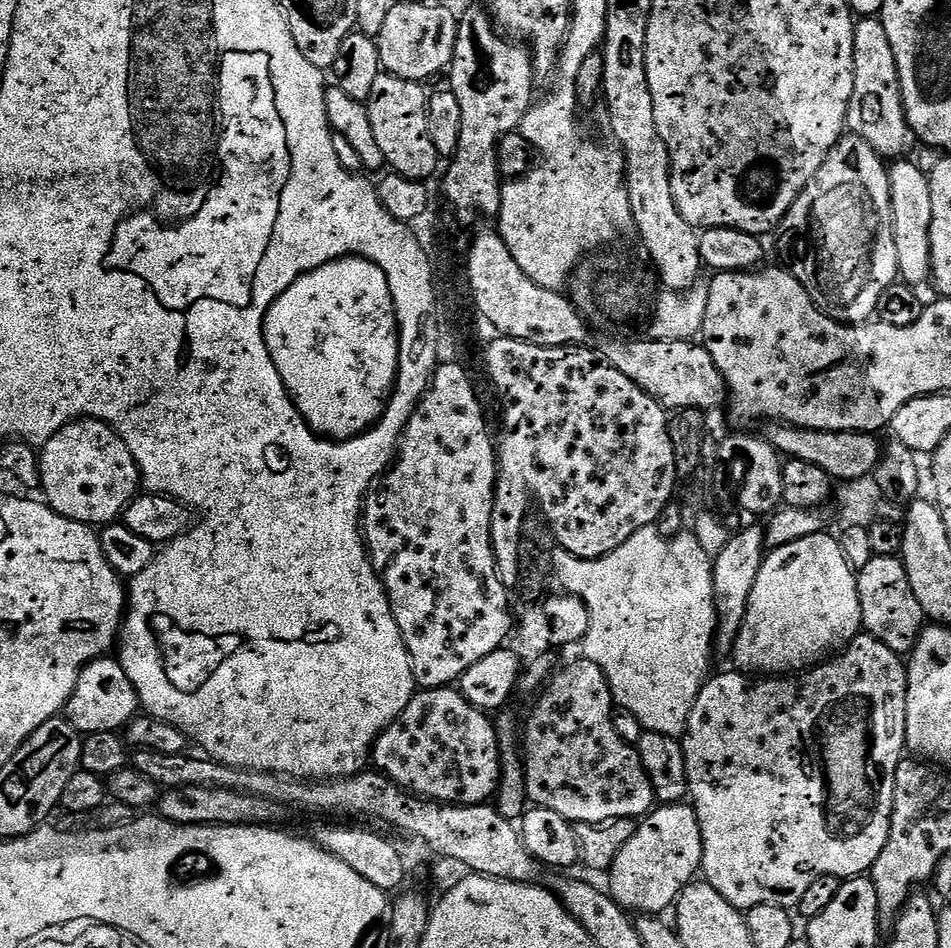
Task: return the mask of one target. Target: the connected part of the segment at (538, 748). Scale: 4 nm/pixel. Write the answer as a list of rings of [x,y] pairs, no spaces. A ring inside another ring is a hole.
[[[587,658],[579,659],[566,665],[561,672],[559,669],[543,685],[540,701],[533,706],[528,725],[525,728],[523,725],[522,755],[529,801],[535,807],[562,814],[562,818],[572,821],[573,825],[601,824],[618,818],[643,818],[652,811],[657,798],[642,766],[640,753],[633,745],[622,742],[614,730],[614,701],[606,674],[602,674],[602,670]]]

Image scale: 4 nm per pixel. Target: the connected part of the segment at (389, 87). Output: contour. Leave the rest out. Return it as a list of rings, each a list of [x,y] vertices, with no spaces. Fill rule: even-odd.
[[[381,74],[370,89],[367,100],[370,126],[374,130],[374,138],[378,141],[378,150],[383,163],[388,164],[397,176],[405,176],[411,180],[431,181],[436,172],[436,147],[430,138],[430,122],[428,121],[428,97],[424,92],[425,85],[414,80],[403,80],[397,76]]]

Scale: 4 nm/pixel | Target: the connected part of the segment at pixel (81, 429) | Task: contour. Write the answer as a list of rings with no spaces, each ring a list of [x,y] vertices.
[[[75,418],[68,425],[57,427],[54,438],[50,438],[39,449],[40,485],[44,490],[43,499],[49,508],[53,508],[59,516],[65,516],[79,524],[103,526],[115,524],[124,515],[124,509],[141,491],[142,481],[140,471],[134,462],[134,454],[122,442],[111,424],[103,424],[100,420],[91,418]]]

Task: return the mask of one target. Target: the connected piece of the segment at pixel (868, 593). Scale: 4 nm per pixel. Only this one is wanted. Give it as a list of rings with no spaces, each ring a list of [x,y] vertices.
[[[873,556],[865,568],[859,569],[856,585],[864,619],[863,631],[890,646],[890,650],[911,653],[926,627],[926,617],[918,598],[914,598],[914,590],[910,590],[903,559],[900,556]]]

